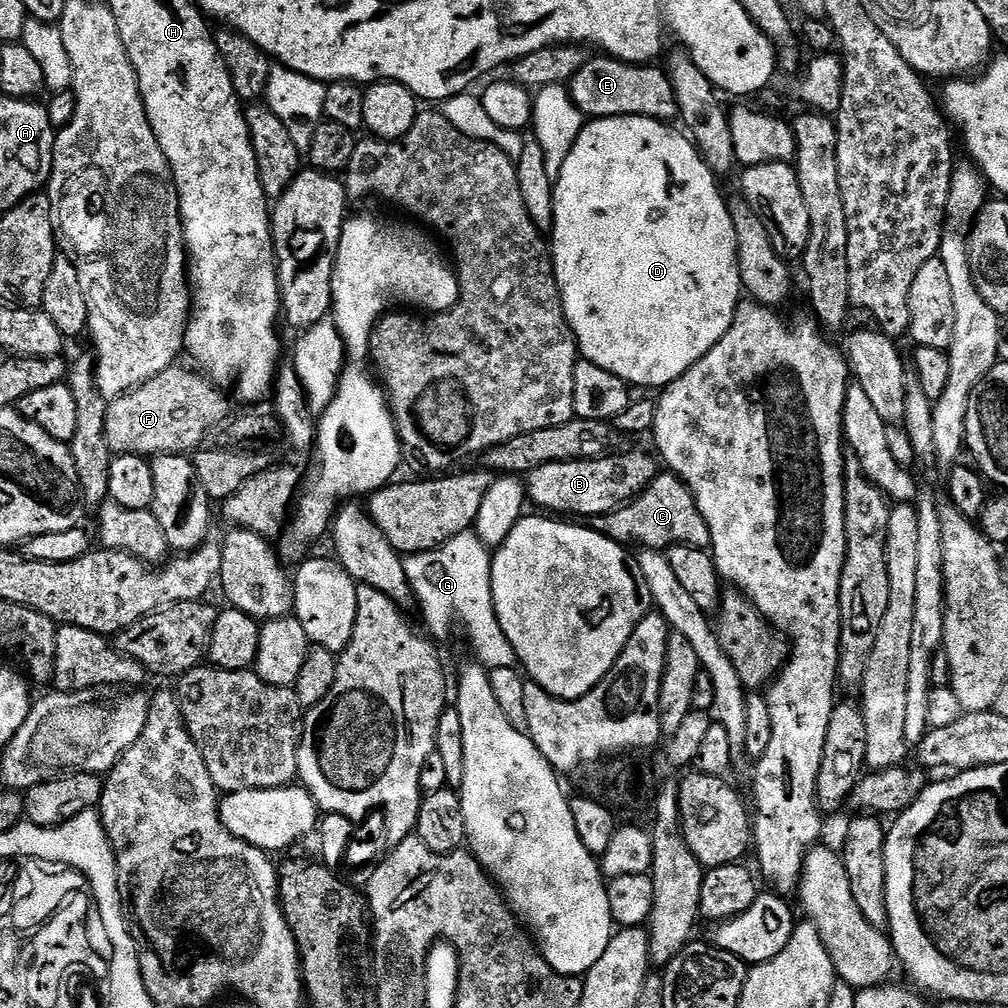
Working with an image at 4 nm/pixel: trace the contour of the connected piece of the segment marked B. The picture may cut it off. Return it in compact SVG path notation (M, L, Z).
M623 452L599 456L597 460L550 462L546 466L540 466L538 470L527 473L527 499L531 503L533 500L540 507L537 509L545 513L563 514L568 518L591 518L615 512L617 508L640 495L658 472L657 461L652 461L646 453Z

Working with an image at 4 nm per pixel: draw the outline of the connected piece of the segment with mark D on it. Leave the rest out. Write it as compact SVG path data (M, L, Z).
M645 116L589 119L573 142L560 176L554 181L553 190L553 226L550 231L552 269L556 272L564 313L576 336L579 355L602 366L602 370L610 370L610 374L622 378L629 386L637 384L640 388L656 388L655 390L667 388L679 376L686 374L686 370L690 370L694 362L701 360L718 343L722 334L730 330L736 309L742 303L738 234L734 234L732 209L729 201L724 201L724 196L716 185L716 173L710 170L710 166L706 166L691 139L683 131L680 132L675 132L663 120Z

